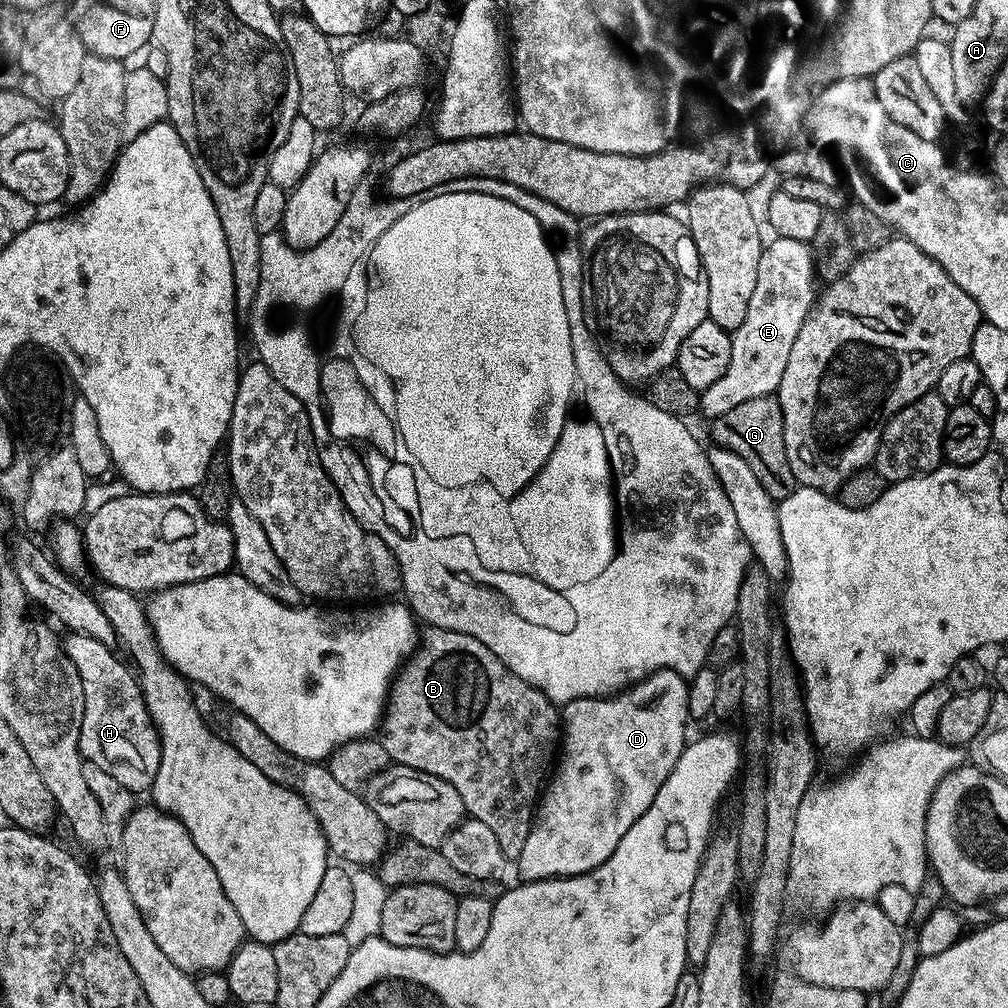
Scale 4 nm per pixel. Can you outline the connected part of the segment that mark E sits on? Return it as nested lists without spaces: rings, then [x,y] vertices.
[[[794,239],[773,241],[765,247],[762,258],[758,258],[758,278],[754,282],[754,294],[750,294],[746,319],[731,333],[730,366],[726,366],[726,374],[714,386],[700,393],[699,411],[705,412],[708,418],[726,414],[726,410],[734,410],[734,406],[750,398],[775,393],[782,382],[782,370],[786,370],[794,338],[798,338],[798,330],[802,330],[802,322],[812,310],[818,279],[813,272],[809,245]]]

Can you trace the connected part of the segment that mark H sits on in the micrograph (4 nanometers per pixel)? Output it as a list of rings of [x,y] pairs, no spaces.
[[[74,632],[65,635],[62,643],[74,670],[78,670],[78,678],[82,678],[84,713],[80,755],[87,763],[102,766],[106,774],[122,782],[122,786],[133,794],[147,793],[158,774],[160,736],[148,713],[135,671],[123,659],[120,661],[109,645],[89,636]]]

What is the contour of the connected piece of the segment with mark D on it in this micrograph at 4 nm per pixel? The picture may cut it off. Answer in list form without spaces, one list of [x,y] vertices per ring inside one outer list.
[[[669,668],[652,673],[651,676],[646,677],[644,680],[639,680],[631,688],[625,688],[619,694],[587,696],[586,698],[571,700],[568,704],[563,705],[562,751],[558,756],[558,767],[555,769],[555,772],[557,771],[556,777],[554,777],[554,772],[551,779],[547,781],[546,787],[542,792],[542,799],[538,804],[538,811],[535,813],[532,822],[532,829],[526,838],[526,846],[522,846],[522,854],[518,854],[518,858],[514,861],[514,868],[520,871],[519,879],[524,882],[531,882],[534,880],[550,880],[561,876],[581,876],[584,872],[592,872],[598,866],[602,866],[602,862],[606,862],[610,858],[610,854],[614,854],[618,842],[622,842],[622,838],[626,838],[626,830],[630,830],[630,826],[634,826],[634,822],[638,822],[640,814],[645,812],[650,802],[654,802],[658,790],[662,790],[662,782],[666,782],[670,770],[674,770],[678,758],[686,747],[684,735],[688,732],[688,724],[690,725],[690,717],[688,715],[688,680],[685,677],[679,676],[677,672],[672,672]]]

